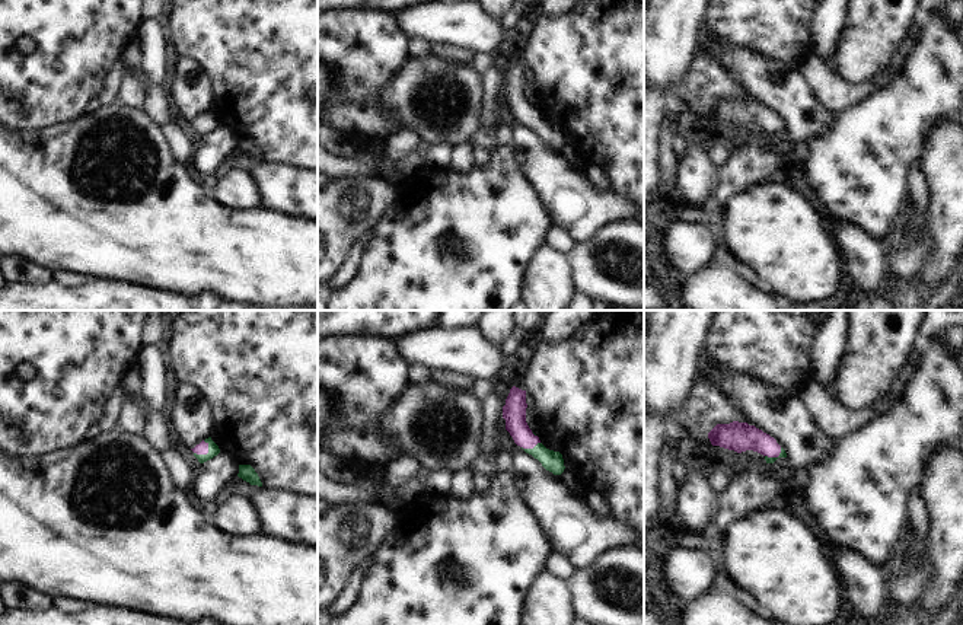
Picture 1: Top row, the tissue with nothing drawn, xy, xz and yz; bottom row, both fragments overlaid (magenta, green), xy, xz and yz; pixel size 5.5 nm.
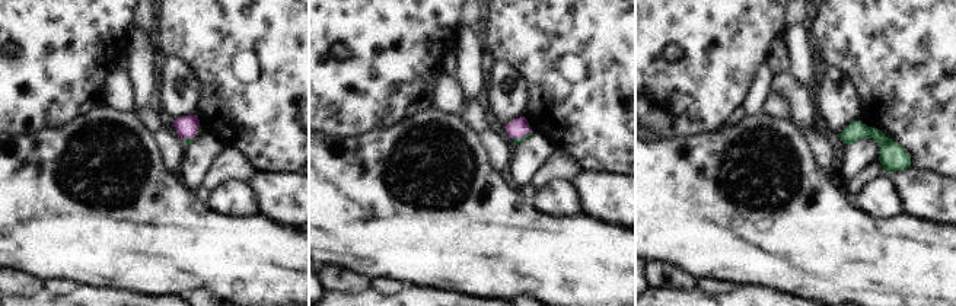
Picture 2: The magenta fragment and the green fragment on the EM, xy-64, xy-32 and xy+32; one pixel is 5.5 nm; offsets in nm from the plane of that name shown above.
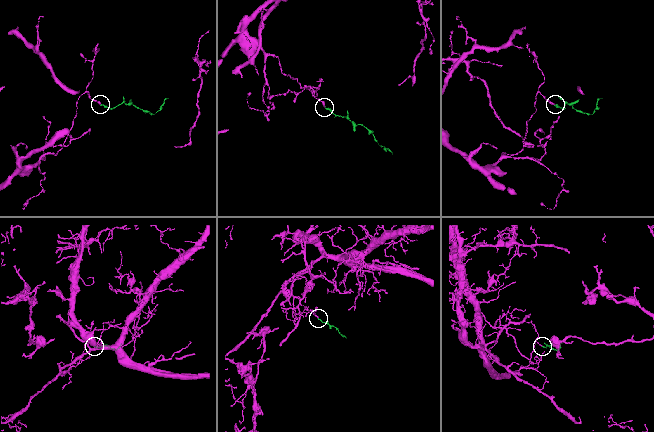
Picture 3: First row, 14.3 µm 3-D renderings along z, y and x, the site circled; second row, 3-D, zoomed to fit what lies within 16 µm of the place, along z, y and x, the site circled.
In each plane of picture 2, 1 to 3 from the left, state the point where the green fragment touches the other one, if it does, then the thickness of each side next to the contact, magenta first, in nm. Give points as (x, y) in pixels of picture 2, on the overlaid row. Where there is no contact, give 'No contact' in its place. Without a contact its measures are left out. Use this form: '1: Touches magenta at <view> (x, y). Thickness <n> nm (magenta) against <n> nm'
1: Touches magenta at xy-64 (187, 137). Thickness 130 nm (magenta) against 30 nm
2: Touches magenta at xy-32 (520, 137). Thickness 110 nm (magenta) against 30 nm
3: No contact

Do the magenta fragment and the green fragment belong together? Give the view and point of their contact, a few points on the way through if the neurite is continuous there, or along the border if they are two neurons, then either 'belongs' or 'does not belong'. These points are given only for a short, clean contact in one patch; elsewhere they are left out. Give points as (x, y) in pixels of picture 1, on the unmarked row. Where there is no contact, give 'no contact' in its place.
meets magenta in xy at (204, 127); runs through xy (203, 121), (204, 127), (213, 123); belongs

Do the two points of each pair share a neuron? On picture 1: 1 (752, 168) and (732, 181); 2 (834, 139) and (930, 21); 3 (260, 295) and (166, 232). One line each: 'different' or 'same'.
1: same
2: same
3: same

